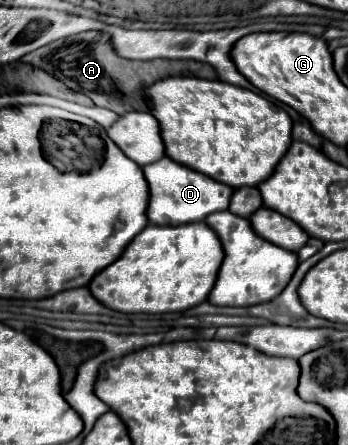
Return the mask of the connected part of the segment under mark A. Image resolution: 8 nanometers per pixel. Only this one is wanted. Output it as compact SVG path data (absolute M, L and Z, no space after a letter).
M89 30L83 34L67 36L61 40L55 40L47 46L37 48L35 52L29 52L23 62L29 62L49 74L53 74L57 80L67 84L71 90L81 92L89 96L97 106L103 106L107 110L113 110L115 114L127 114L131 110L141 110L143 106L133 106L133 96L135 102L143 98L145 88L155 84L161 78L167 76L199 76L199 78L217 78L215 70L211 64L205 62L193 62L193 60L153 60L153 62L135 62L121 58L113 44L109 34Z

